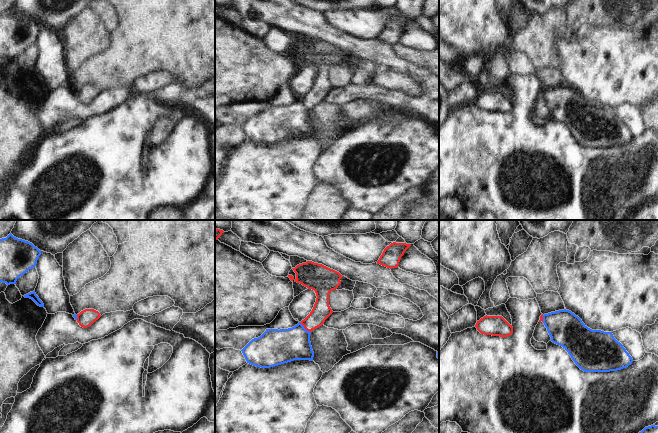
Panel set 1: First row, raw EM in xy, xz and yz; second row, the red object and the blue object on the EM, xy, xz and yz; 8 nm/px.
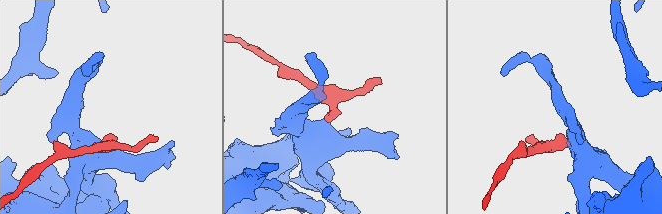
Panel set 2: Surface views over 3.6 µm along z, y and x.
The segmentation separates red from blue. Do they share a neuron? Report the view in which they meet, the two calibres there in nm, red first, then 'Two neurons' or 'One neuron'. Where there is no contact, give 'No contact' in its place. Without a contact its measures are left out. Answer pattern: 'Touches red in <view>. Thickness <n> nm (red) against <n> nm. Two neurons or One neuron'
Touches red in xz. Thickness 150 nm (red) against 280 nm. One neuron.

